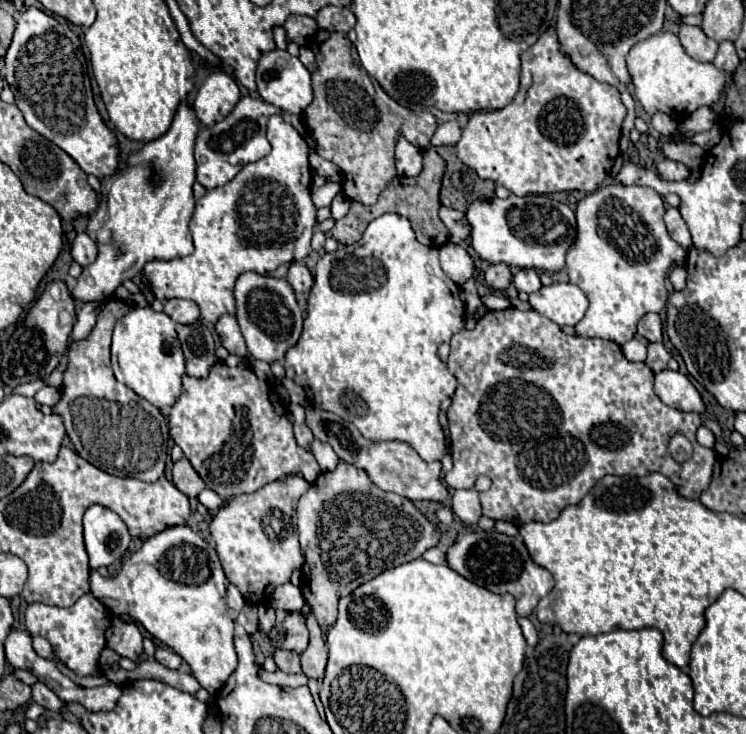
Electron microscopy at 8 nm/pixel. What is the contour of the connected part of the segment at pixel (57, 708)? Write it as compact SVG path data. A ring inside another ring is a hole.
M37 681L31 689L33 689L33 701L39 703L41 707L51 709L55 713L61 713L63 707L67 707L67 703L63 703L43 681Z

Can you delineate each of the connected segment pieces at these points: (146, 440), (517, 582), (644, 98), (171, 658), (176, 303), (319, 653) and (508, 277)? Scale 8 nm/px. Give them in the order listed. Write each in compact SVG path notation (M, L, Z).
M109 299L97 317L93 333L71 347L69 365L63 373L61 401L53 411L63 417L65 431L83 459L109 475L135 477L153 483L165 473L169 427L155 405L133 391L125 391L125 395L117 391L117 379L109 357L113 325L127 311L129 305L125 301Z
M471 531L459 537L451 547L445 551L447 565L463 575L465 579L493 591L493 593L509 593L517 601L517 613L527 617L537 607L539 599L545 597L553 589L553 577L547 569L535 565L519 537L507 537L499 531Z
M669 31L657 33L637 43L627 55L627 67L633 79L635 99L641 103L641 107L649 115L663 111L675 121L683 121L703 105L717 103L721 99L721 91L725 85L723 71L719 71L713 63L699 63L691 59L681 47L677 35Z
M159 647L159 649L157 649L155 659L157 659L163 667L167 667L167 669L179 669L181 663L183 663L183 659L181 659L177 653L173 653L171 649L165 649L165 647Z
M167 299L163 303L163 311L177 323L199 321L199 307L189 299Z
M307 605L303 607L303 613L307 615L307 629L311 633L311 641L309 641L309 647L301 653L301 667L309 679L321 681L323 673L325 673L325 665L327 665L327 649L321 639L321 627L317 625L317 621Z
M495 263L495 265L489 265L487 271L485 271L485 283L489 289L493 291L505 291L511 281L513 281L513 275L511 275L511 269L507 263Z

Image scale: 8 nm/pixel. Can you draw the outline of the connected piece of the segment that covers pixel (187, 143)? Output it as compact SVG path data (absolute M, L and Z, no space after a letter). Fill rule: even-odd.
M181 103L169 131L159 139L149 141L135 157L131 157L137 161L129 173L121 173L113 179L113 185L107 193L103 239L95 239L99 245L99 255L95 263L87 265L79 275L77 285L71 291L75 303L107 301L115 289L123 281L133 279L145 263L153 259L173 259L193 253L189 221L195 205L191 187L195 183L193 145L197 131L199 125L193 109L187 103ZM129 205L135 211L129 211Z

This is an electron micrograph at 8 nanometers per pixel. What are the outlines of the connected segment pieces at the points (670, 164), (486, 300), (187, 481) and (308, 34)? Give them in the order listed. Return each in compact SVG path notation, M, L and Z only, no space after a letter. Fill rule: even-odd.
M663 159L657 165L657 169L663 175L663 179L667 179L667 181L683 181L683 179L689 177L689 167L683 165L683 163L671 161L671 159Z
M493 293L484 297L482 302L489 310L504 310L511 307L511 303L507 297Z
M185 457L175 461L171 475L173 475L175 487L187 497L197 497L205 489L205 483L201 481L201 477L197 477L195 469L189 465L189 461Z
M291 15L283 27L287 33L287 39L295 41L299 46L306 45L319 30L315 19L307 15Z

